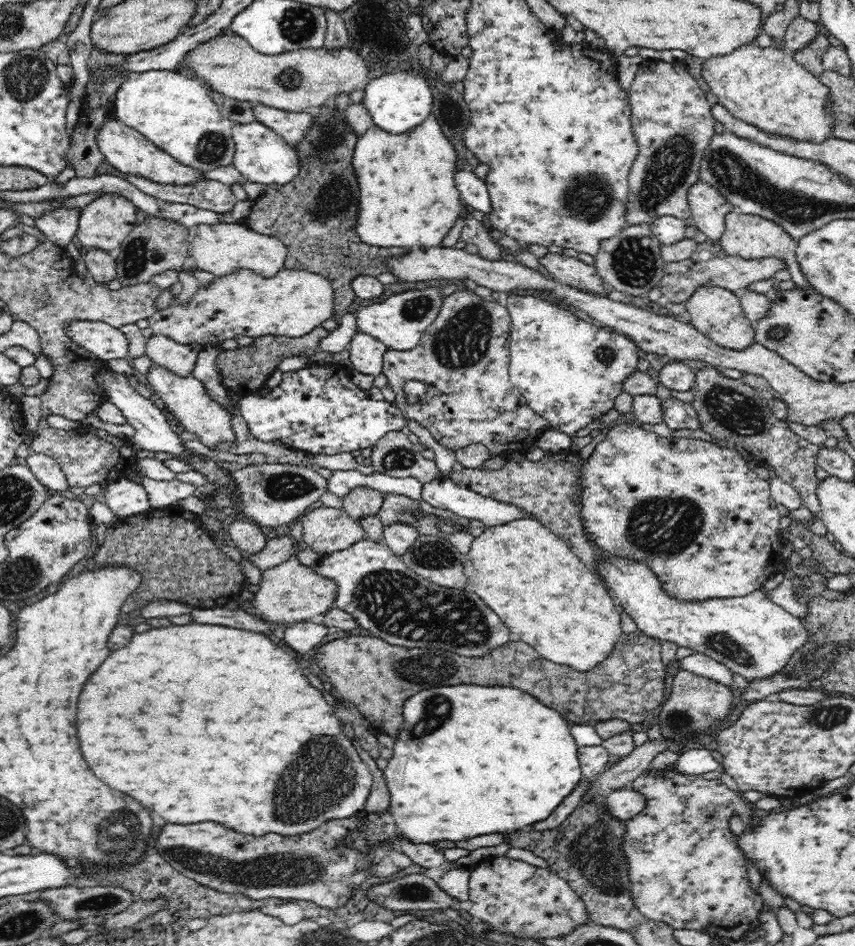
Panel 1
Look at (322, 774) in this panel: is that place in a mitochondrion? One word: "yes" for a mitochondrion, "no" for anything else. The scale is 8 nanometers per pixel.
yes

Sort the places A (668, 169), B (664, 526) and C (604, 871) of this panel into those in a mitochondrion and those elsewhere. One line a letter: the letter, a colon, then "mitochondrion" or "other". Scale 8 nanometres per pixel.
A: mitochondrion
B: mitochondrion
C: mitochondrion

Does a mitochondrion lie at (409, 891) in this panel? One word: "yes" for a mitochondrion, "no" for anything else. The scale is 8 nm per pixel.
yes

